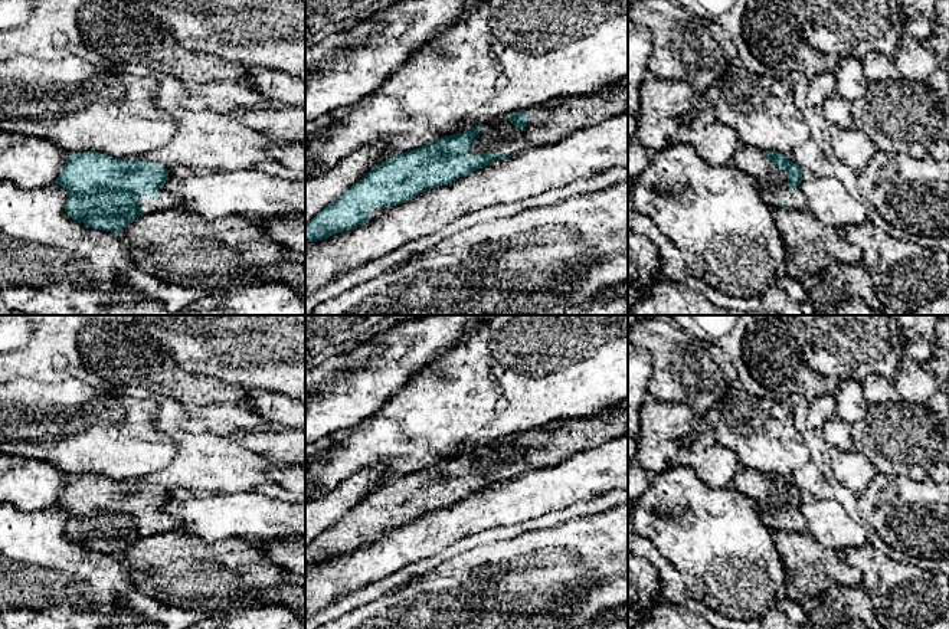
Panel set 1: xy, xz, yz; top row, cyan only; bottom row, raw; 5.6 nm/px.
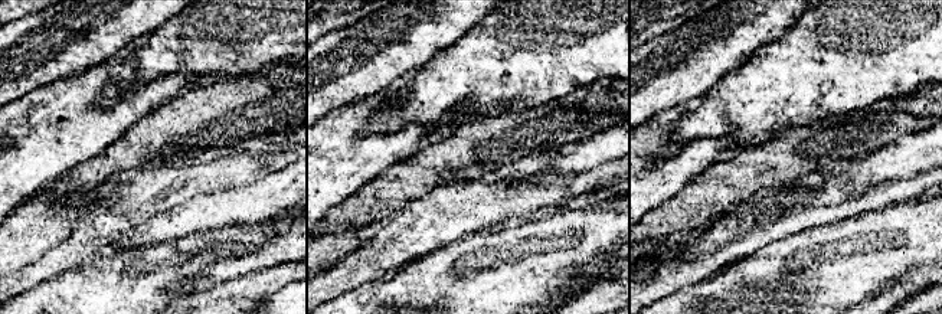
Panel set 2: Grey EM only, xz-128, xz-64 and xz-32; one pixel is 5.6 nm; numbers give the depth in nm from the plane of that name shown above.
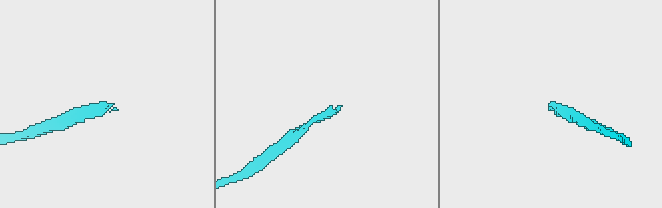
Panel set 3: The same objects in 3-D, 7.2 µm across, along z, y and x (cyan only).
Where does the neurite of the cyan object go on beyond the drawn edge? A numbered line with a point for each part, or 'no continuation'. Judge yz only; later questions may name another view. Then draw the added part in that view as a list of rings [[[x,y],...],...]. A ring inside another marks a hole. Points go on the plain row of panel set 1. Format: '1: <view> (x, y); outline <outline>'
1: yz (772, 504); outline [[[742,466],[732,488],[756,502],[759,515],[770,531],[783,530],[782,524],[786,522],[786,531],[805,533],[806,522],[799,510],[789,510],[788,494],[778,491],[765,476],[765,472]]]

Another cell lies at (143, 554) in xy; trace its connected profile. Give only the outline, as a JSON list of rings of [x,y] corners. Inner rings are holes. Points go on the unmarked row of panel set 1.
[[[176,528],[140,538],[120,557],[131,569],[137,590],[164,605],[203,612],[206,616],[240,607],[243,600],[295,580],[266,558],[262,541],[232,537],[207,543]]]

